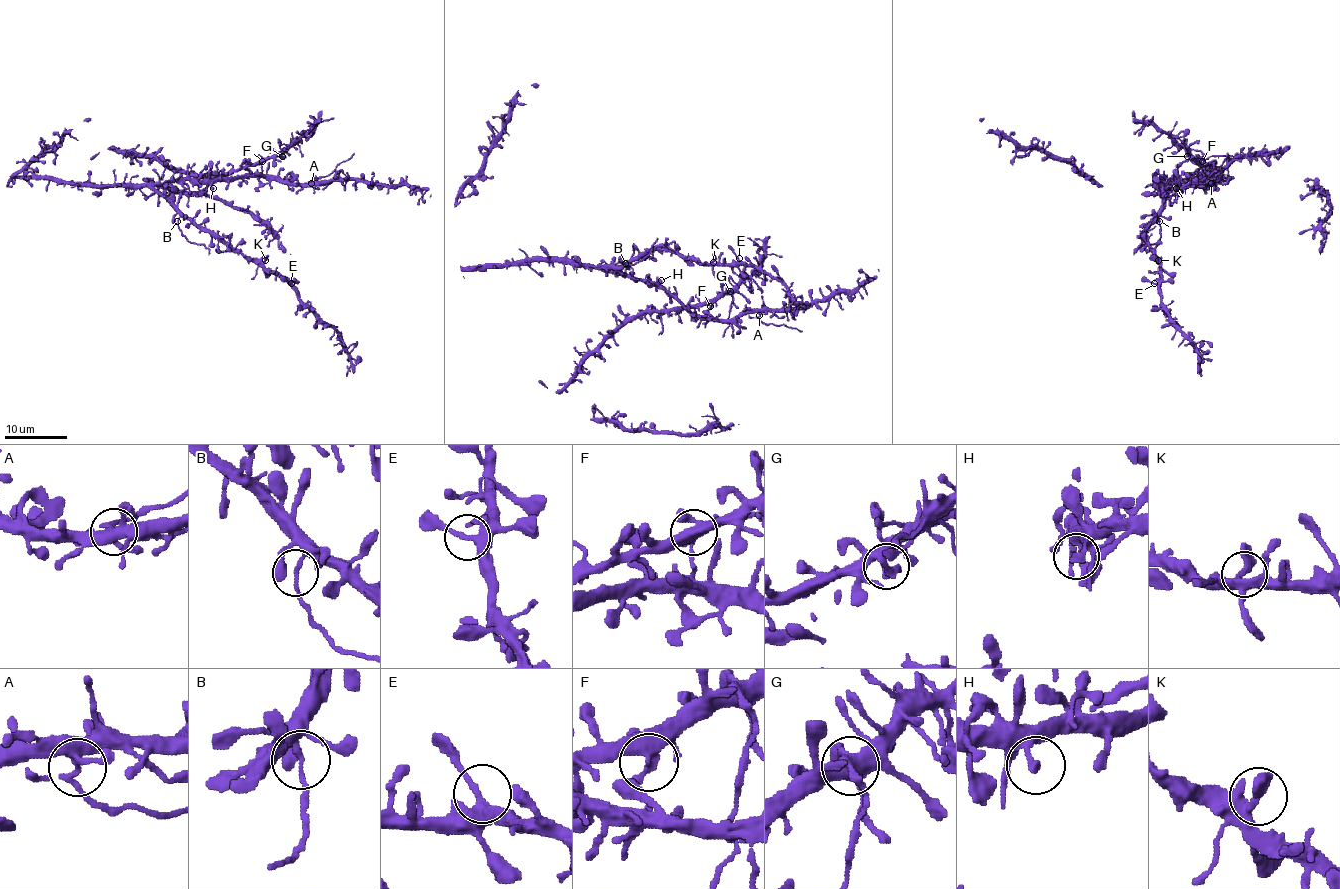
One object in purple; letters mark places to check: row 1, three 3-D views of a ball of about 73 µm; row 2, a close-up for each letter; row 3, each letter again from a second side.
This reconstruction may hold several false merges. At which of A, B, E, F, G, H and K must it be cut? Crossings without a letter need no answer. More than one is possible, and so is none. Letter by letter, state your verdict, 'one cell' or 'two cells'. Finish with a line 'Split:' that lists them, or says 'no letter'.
A: two cells
B: two cells
E: one cell
F: one cell
G: two cells
H: one cell
K: one cell
Split: A, B, G

